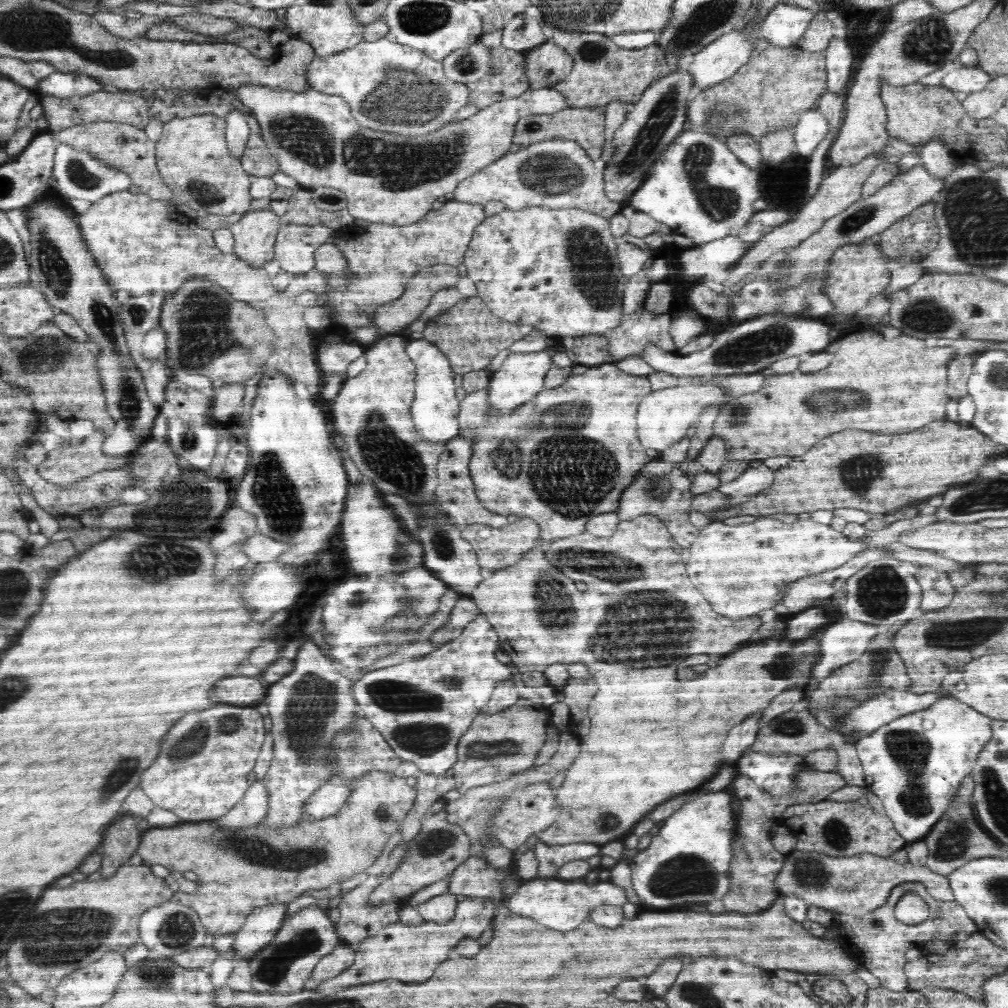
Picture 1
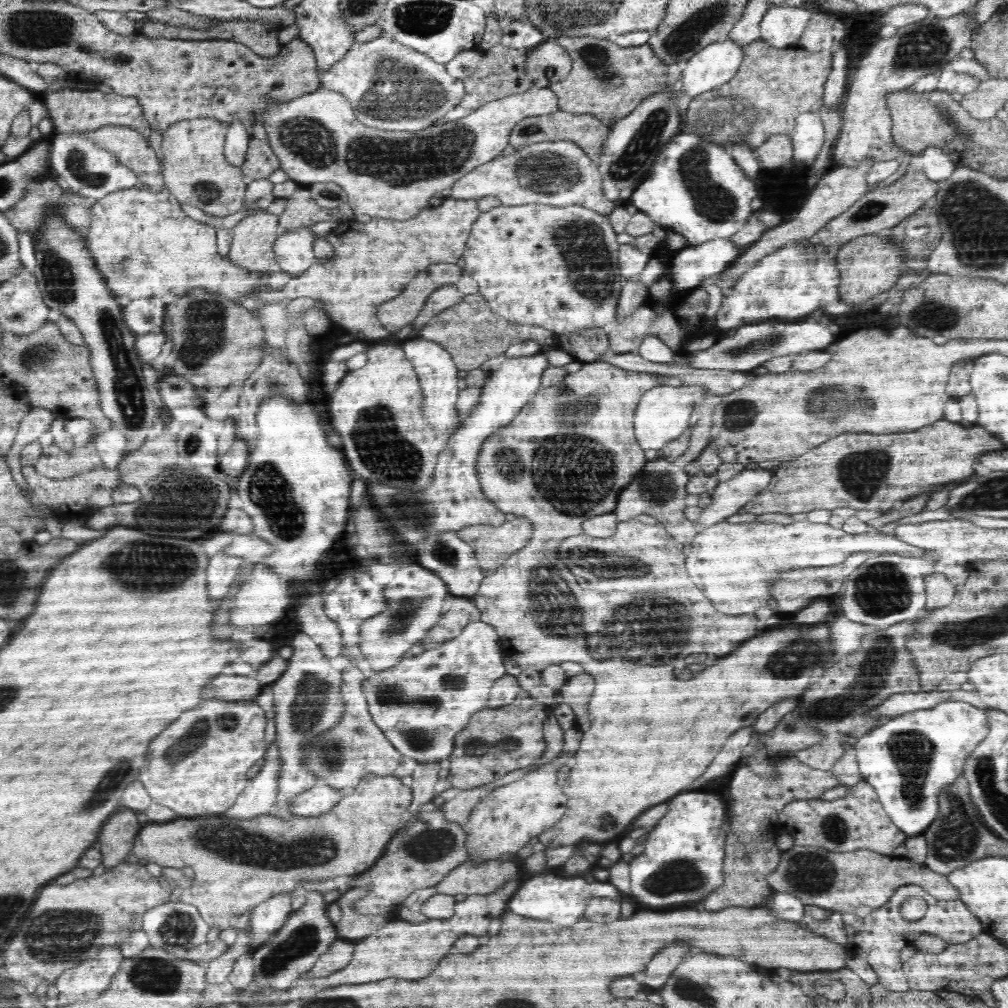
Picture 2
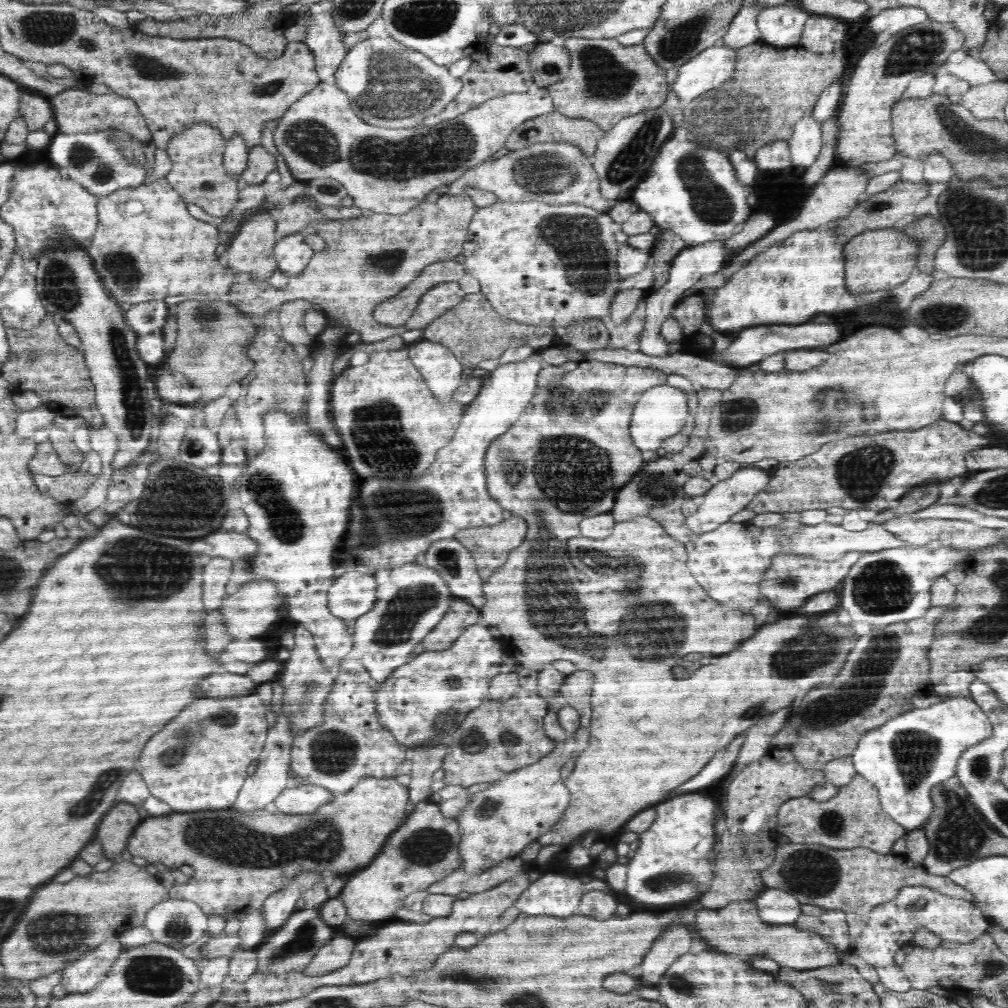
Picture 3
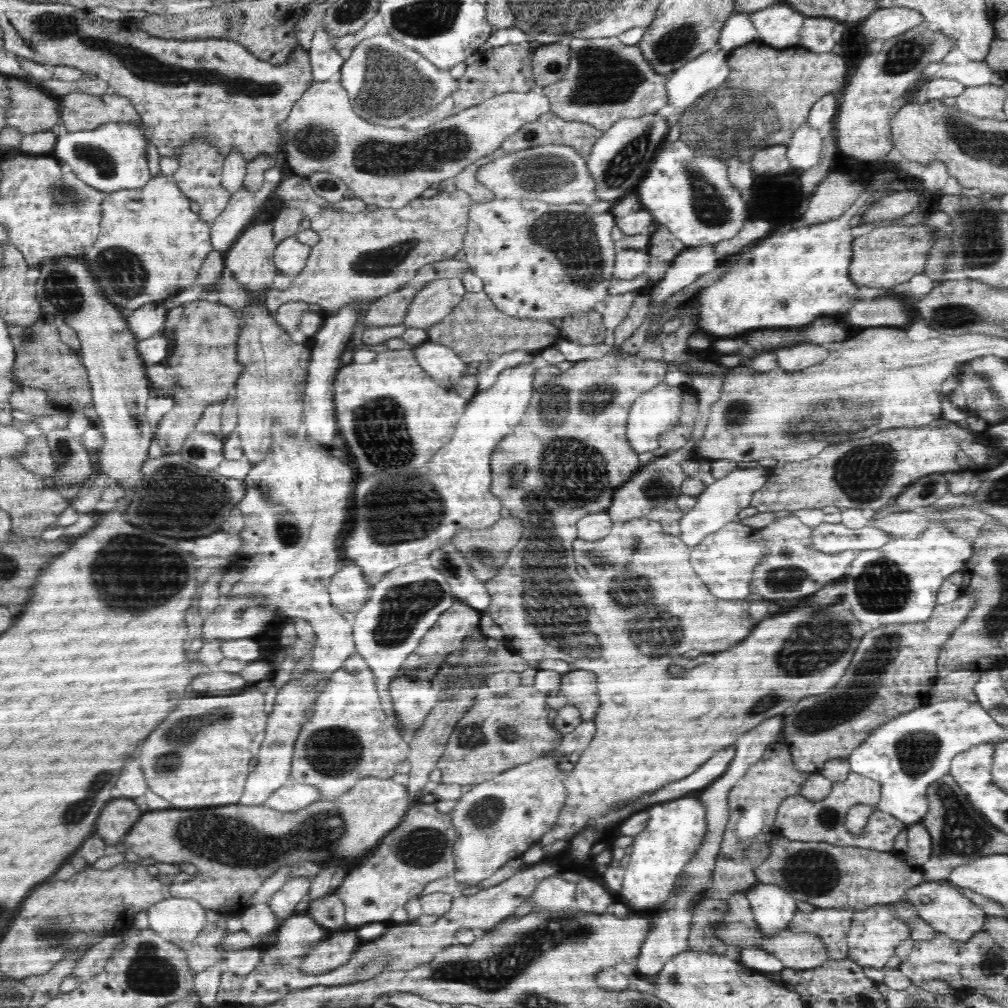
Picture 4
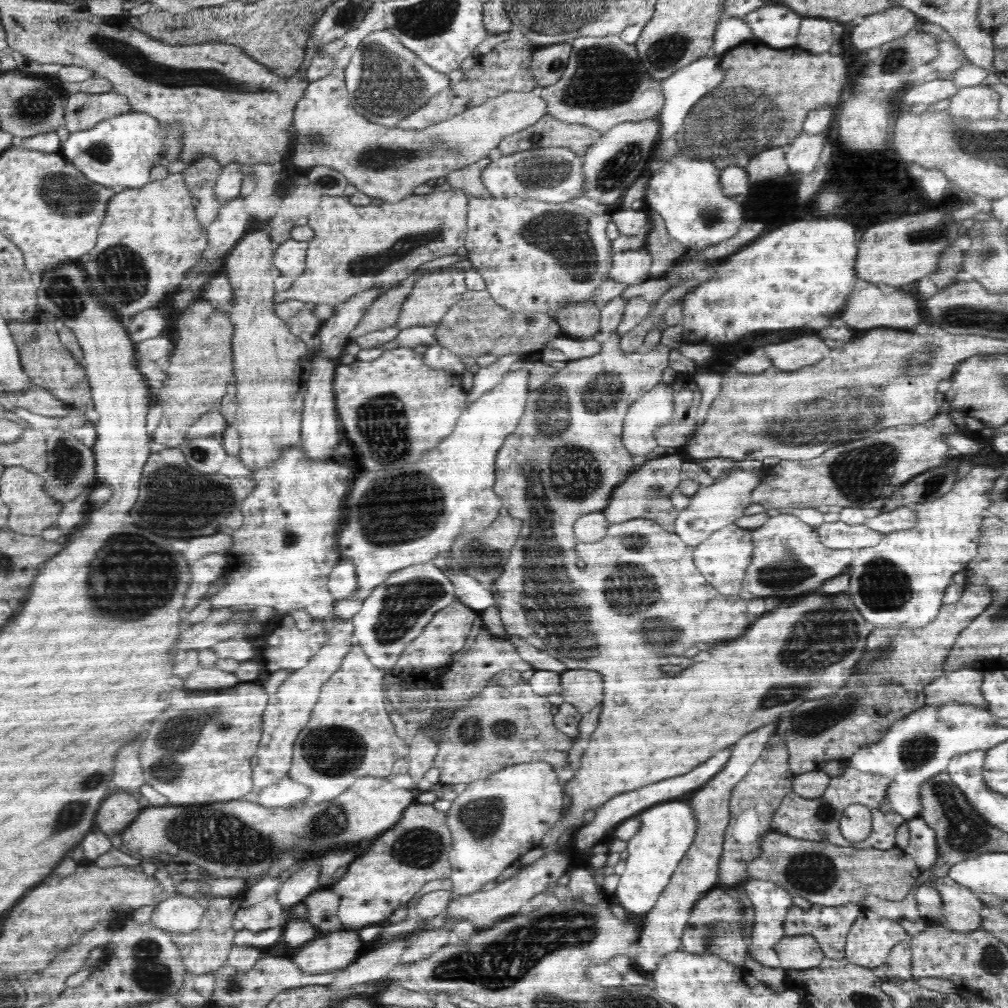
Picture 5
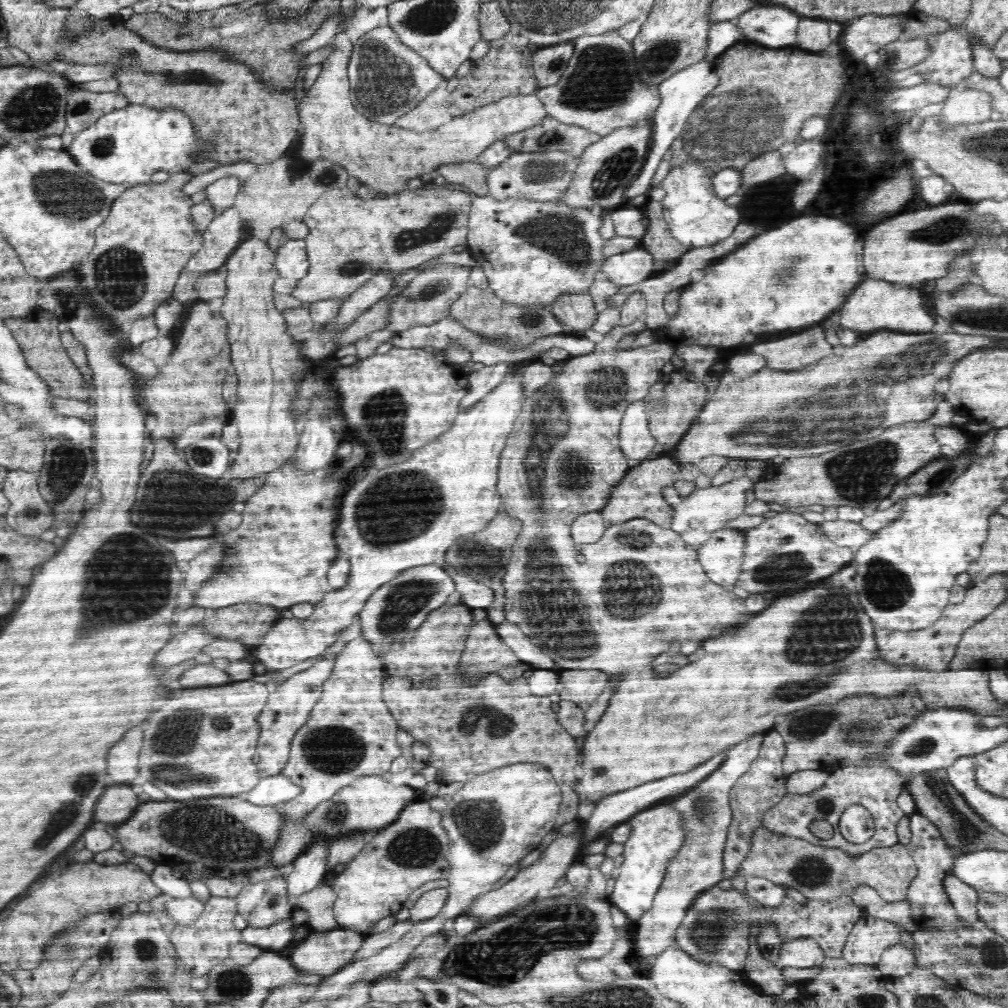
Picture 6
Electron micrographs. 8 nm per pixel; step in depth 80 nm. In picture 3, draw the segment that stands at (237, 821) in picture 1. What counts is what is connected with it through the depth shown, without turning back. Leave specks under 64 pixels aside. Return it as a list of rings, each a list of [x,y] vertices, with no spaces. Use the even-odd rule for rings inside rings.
[[[280,713],[276,724],[269,728],[264,750],[258,756],[258,765],[255,772],[246,778],[244,788],[240,790],[240,796],[236,804],[232,806],[234,811],[238,812],[255,812],[266,809],[268,804],[274,803],[274,800],[280,796],[282,790],[290,784],[289,772],[291,768],[291,750],[294,742],[292,728],[289,727],[287,716]]]

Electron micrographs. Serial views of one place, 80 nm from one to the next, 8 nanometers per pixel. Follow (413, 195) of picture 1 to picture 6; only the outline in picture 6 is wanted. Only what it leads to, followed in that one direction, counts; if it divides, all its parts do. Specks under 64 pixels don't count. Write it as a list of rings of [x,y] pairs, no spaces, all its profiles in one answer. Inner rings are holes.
[[[346,33],[337,34],[330,42],[333,53],[322,62],[322,72],[314,81],[314,84],[305,90],[297,106],[302,138],[300,138],[300,158],[308,164],[314,160],[328,160],[334,164],[340,164],[352,178],[358,178],[362,184],[366,184],[370,190],[376,190],[380,194],[398,194],[406,190],[408,180],[414,180],[418,176],[436,175],[438,166],[442,164],[456,164],[456,162],[477,162],[478,156],[494,144],[500,138],[521,130],[536,126],[547,117],[547,112],[542,101],[535,93],[517,94],[501,98],[489,105],[481,106],[468,114],[453,118],[450,122],[438,126],[434,130],[417,133],[394,125],[382,125],[372,122],[362,116],[351,102],[351,88],[347,77],[347,66],[353,51],[353,44],[347,39]]]

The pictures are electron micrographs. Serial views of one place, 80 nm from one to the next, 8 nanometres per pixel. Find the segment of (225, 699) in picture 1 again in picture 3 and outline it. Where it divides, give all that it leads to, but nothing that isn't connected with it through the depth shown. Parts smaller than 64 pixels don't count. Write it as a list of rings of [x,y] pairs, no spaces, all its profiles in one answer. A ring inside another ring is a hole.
[[[212,674],[200,682],[200,690],[208,698],[230,698],[230,696],[246,696],[256,690],[254,680],[240,674]]]

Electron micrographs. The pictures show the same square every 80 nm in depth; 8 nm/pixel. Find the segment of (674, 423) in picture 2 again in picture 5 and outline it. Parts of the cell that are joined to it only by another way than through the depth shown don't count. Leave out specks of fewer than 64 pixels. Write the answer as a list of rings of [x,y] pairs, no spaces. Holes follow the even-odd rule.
[[[662,382],[628,406],[622,440],[630,454],[650,456],[652,450],[658,446],[654,440],[654,430],[674,418],[673,400],[672,386]]]

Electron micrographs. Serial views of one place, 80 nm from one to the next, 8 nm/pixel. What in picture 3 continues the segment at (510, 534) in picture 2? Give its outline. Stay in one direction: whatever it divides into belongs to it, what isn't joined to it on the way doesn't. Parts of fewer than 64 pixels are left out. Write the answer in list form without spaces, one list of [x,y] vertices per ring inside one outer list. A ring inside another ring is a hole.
[[[516,516],[510,520],[504,519],[504,522],[498,526],[460,529],[454,537],[468,550],[472,550],[474,546],[480,546],[486,550],[510,552],[524,542],[526,532],[528,532],[526,522]]]

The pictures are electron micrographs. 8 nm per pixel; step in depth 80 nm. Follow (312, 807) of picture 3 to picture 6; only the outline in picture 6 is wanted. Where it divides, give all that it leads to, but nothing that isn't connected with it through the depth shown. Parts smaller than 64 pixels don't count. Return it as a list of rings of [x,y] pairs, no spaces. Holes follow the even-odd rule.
[[[282,773],[276,774],[276,776],[268,776],[262,778],[252,790],[248,790],[248,794],[242,794],[242,796],[248,796],[248,802],[251,804],[258,804],[258,806],[272,806],[282,803],[288,803],[294,800],[298,794],[302,792],[302,787],[292,783],[288,777]]]

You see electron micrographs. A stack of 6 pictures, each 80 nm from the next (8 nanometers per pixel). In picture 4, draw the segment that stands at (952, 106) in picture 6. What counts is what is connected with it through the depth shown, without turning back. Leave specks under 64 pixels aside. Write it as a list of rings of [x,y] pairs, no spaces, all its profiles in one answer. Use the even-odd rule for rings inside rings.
[[[995,84],[969,86],[960,96],[956,97],[956,107],[964,113],[970,113],[978,118],[993,117],[1002,110],[1006,100],[1004,87]]]

